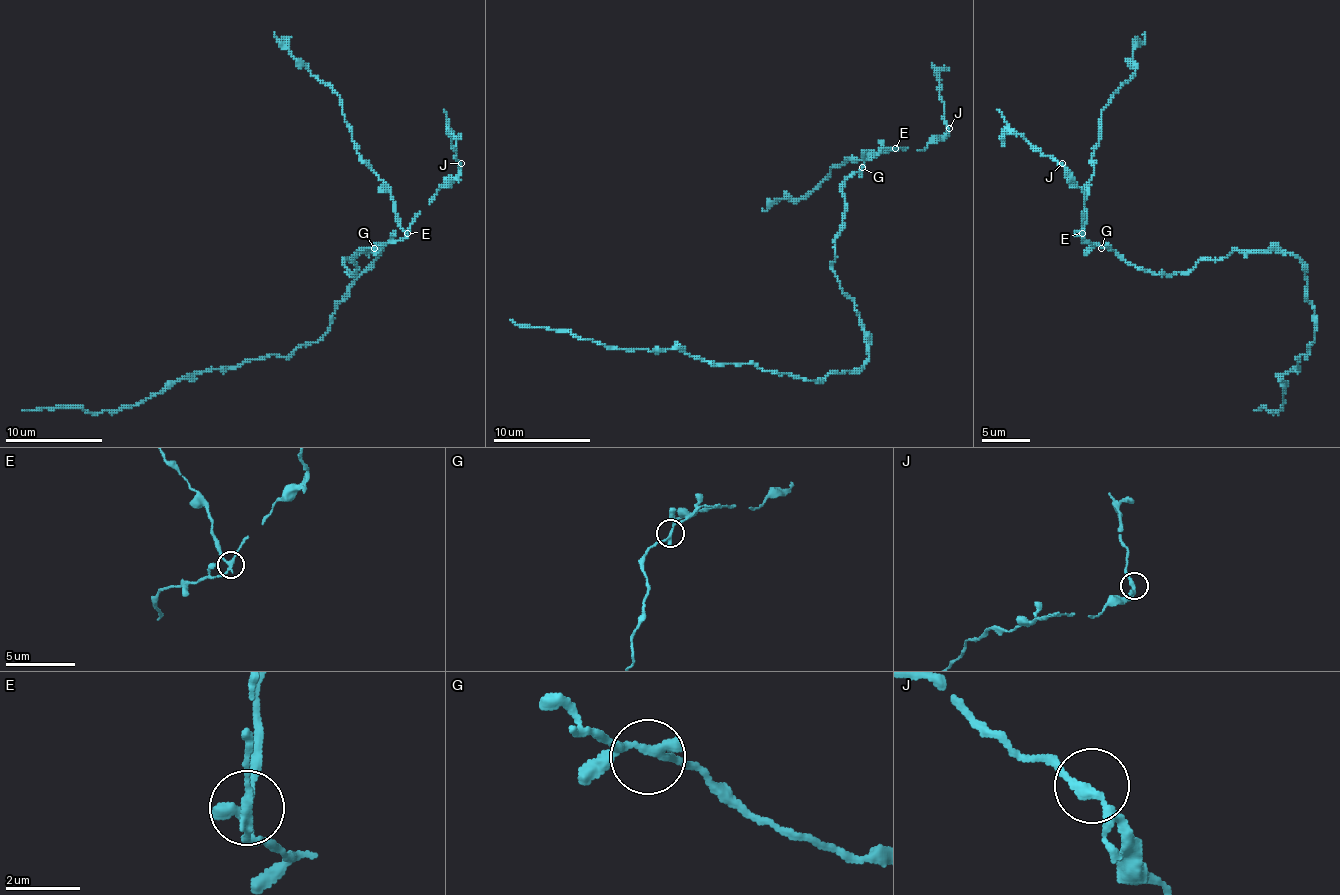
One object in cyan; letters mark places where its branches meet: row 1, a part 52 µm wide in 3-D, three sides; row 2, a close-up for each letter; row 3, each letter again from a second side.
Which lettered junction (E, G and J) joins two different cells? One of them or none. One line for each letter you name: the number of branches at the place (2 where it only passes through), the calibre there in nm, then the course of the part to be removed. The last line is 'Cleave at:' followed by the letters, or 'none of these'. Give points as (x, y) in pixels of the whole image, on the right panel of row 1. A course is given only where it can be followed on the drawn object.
E: Branches: 3. Thickness 180 nm. Course of the part to remove: (1082, 233), (1101, 110), (1135, 71), (1133, 51), (1145, 39), (1145, 32)
Cleave at: E

